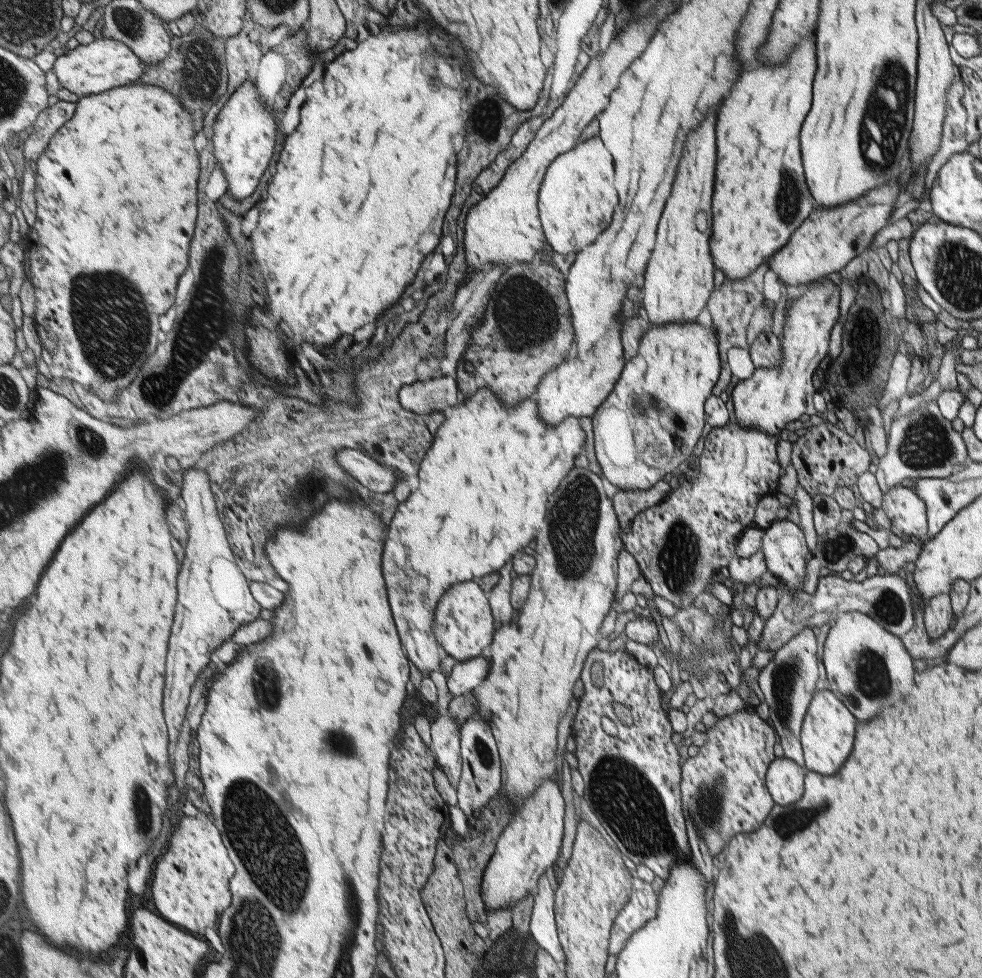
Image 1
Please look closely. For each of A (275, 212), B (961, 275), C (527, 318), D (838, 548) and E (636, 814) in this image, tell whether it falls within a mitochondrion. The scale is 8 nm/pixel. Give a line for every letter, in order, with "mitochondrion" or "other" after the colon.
A: other
B: mitochondrion
C: mitochondrion
D: mitochondrion
E: mitochondrion

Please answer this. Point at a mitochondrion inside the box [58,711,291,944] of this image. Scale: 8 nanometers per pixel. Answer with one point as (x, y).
(140, 801)

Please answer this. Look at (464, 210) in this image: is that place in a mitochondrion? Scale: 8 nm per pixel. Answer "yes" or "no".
no

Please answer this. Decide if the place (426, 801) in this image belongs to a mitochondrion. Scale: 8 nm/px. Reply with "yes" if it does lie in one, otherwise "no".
no

